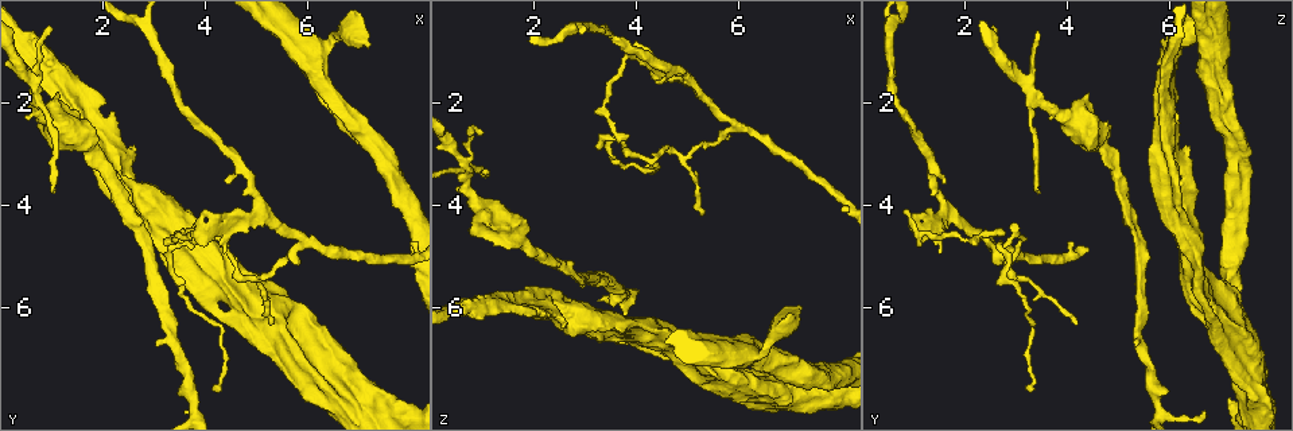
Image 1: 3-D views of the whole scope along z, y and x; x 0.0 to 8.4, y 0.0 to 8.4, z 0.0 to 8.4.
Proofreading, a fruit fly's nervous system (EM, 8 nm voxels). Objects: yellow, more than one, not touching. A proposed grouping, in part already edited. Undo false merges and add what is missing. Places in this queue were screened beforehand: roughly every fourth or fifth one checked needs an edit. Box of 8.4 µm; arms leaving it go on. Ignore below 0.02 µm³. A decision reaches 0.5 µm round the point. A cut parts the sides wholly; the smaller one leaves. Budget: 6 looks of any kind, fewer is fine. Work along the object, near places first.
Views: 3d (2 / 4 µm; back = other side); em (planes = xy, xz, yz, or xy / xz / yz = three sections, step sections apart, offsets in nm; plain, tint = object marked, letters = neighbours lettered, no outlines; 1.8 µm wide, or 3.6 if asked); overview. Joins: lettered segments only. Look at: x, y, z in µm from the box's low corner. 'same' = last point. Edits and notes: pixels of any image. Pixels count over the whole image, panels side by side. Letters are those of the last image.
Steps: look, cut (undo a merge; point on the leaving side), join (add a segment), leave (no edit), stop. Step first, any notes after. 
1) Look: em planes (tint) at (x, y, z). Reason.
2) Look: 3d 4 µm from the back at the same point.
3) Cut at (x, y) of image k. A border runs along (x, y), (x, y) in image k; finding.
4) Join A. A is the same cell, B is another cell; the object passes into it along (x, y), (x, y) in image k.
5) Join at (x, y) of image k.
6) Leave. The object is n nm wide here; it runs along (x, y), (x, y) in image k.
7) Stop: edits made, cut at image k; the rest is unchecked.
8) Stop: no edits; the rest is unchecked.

Look: 3d 2 µm at (5.05, 4.10, 1.55). Arms part here.

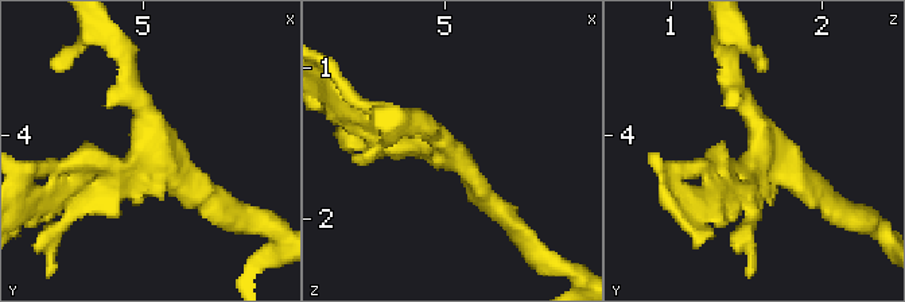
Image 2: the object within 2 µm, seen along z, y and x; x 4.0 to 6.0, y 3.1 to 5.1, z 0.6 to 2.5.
Look: em planes (letters) at (5.02, 4.06, 1.56).

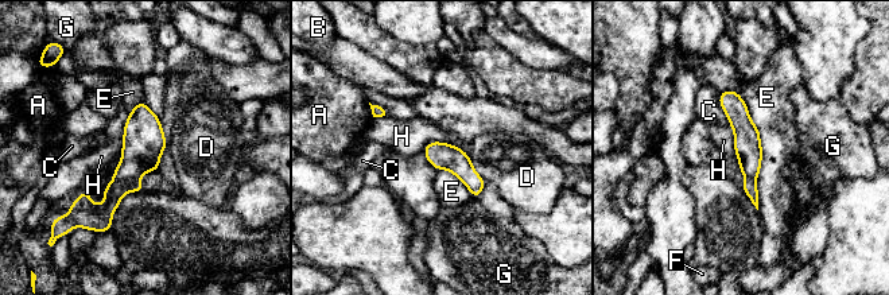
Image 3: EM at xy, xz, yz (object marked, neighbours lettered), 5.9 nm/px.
Leave. A, B, C, D, E, F, G and H are other cells; a border runs along (459, 148), (430, 142), (422, 151) in image 3; all the same cell.

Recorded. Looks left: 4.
Look: 3d 4 µm from the back at (5.30, 6.35, 4.15). Free end.

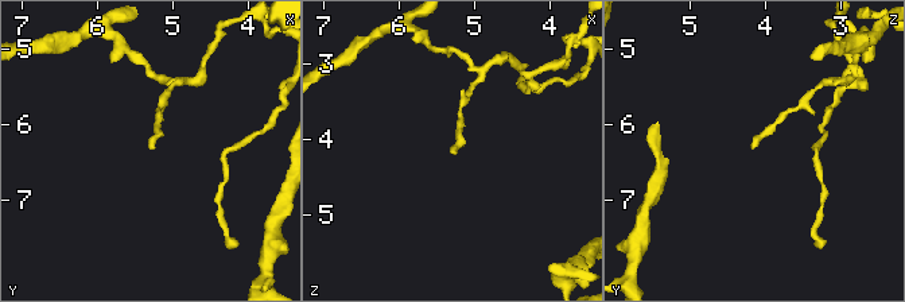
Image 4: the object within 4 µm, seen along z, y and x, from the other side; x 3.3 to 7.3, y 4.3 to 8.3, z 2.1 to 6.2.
Look: em yz step 8 (tint) at (5.30, 6.30, 4.20).

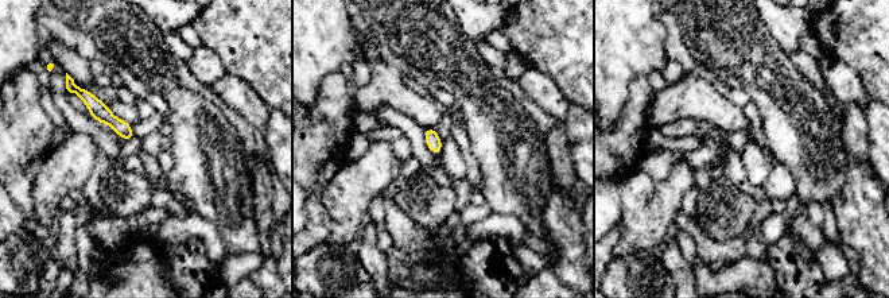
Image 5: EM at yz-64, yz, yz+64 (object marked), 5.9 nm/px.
Look: em planes (letters) at the same point.

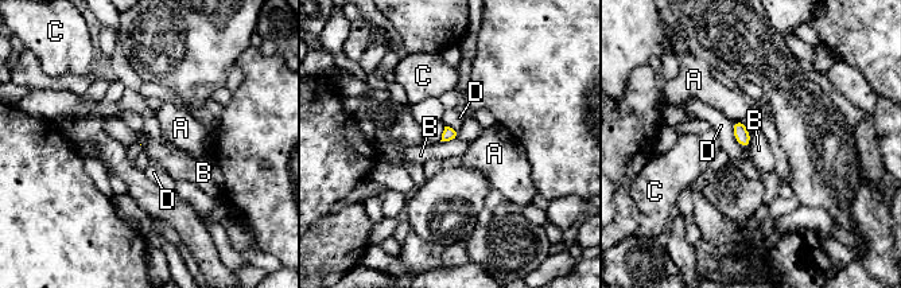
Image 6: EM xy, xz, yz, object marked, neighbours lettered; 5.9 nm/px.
Leave. The longest contact is with D, 190 nm; A, B, C and D are other cells; a border runs along (455, 137), (441, 141) in image 6; no lettered segment goes on from it.

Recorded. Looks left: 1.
Stop: no edits; the rest is unchecked.

